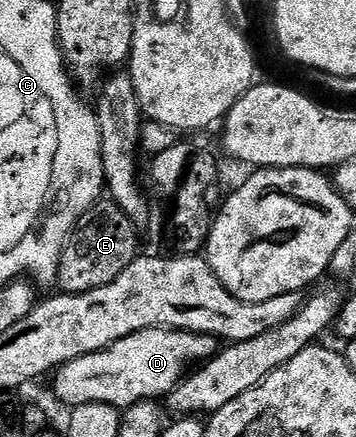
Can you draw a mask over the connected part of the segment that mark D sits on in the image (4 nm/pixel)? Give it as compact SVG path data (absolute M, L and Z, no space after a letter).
M146 328L129 334L93 354L85 354L81 358L65 362L54 373L53 396L63 406L69 404L130 406L140 404L143 400L159 400L179 387L190 364L195 366L200 362L207 362L216 355L215 344L217 344L216 337L201 332L174 328Z

